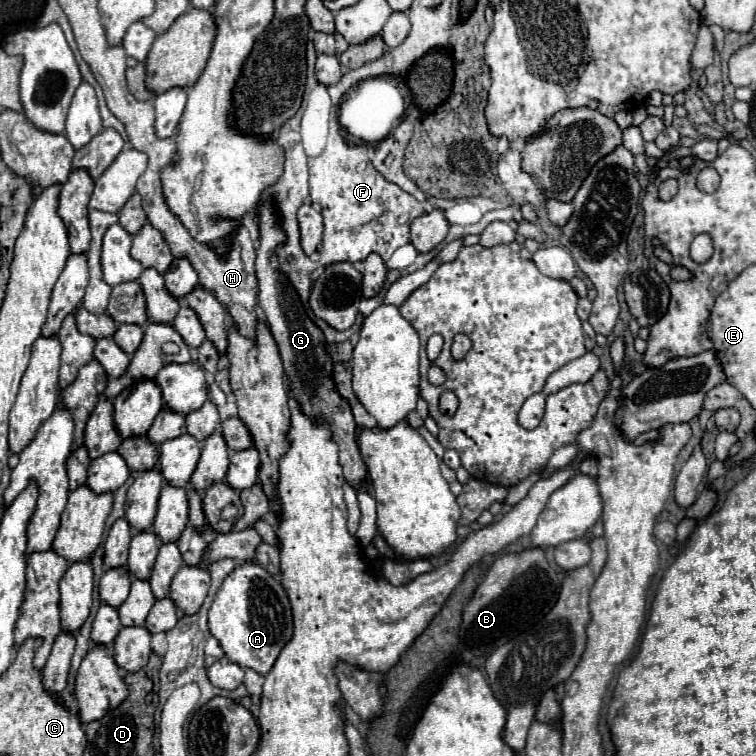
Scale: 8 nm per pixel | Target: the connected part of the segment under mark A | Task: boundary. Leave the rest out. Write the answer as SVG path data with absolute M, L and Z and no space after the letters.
M257 563L239 565L231 575L227 575L215 595L209 609L209 631L219 641L229 661L267 675L293 635L291 605L283 585Z

